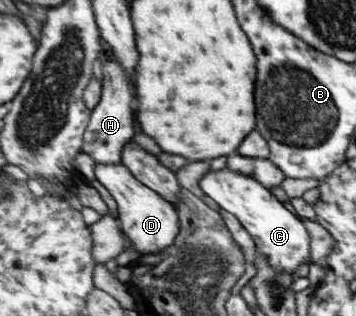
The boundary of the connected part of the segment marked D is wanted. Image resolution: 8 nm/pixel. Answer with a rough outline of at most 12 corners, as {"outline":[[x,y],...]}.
{"outline":[[94,164],[119,229],[140,254],[180,234],[176,204],[124,165]]}

